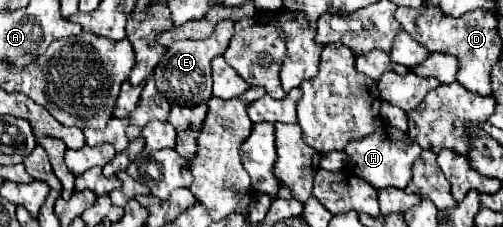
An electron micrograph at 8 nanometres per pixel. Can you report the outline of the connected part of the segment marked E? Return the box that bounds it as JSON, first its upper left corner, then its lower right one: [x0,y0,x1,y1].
[155,20,233,106]

